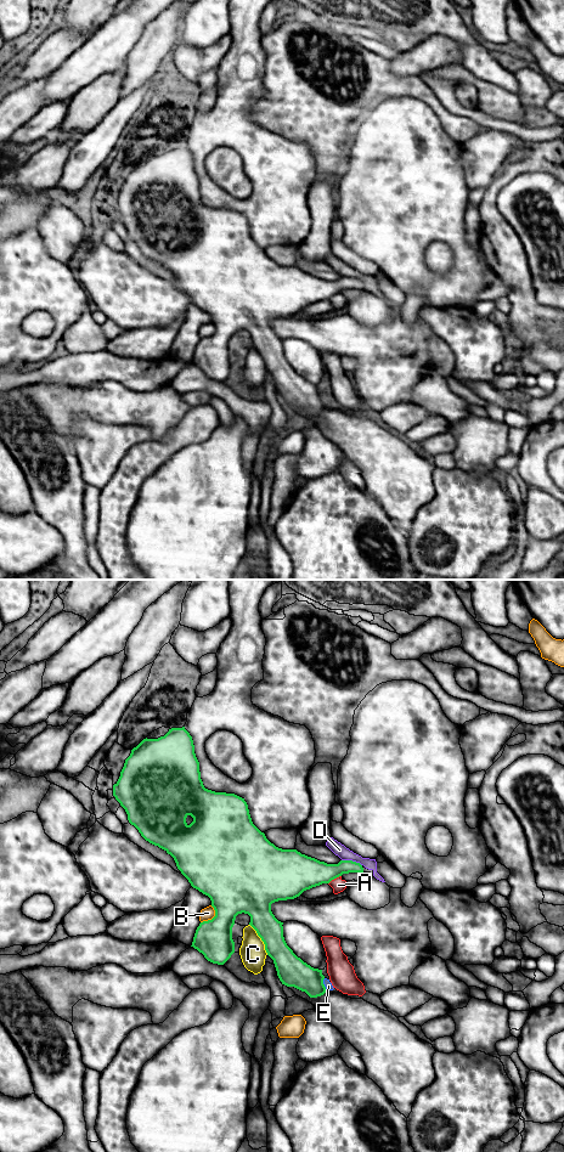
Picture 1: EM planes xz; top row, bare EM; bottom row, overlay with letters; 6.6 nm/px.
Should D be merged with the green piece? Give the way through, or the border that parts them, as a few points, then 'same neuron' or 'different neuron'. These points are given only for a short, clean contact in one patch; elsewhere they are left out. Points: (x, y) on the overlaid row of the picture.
border xz (342, 859), (351, 859), (361, 865); different neuron

